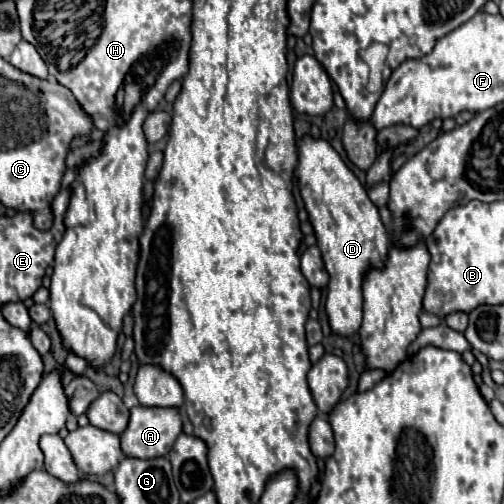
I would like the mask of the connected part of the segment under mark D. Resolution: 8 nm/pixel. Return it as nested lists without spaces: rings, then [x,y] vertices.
[[[305,137],[299,143],[299,167],[295,173],[329,273],[325,303],[329,325],[335,335],[357,333],[363,315],[363,279],[371,269],[383,269],[387,265],[391,247],[389,233],[381,223],[377,207],[367,197],[365,187],[327,141]]]

